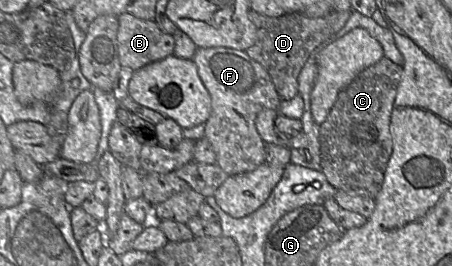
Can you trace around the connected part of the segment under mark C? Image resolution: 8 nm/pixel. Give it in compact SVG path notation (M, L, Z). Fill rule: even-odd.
M385 56L365 68L338 93L328 117L319 125L321 171L334 188L354 195L376 198L393 150L390 119L402 71L402 65L395 64Z

